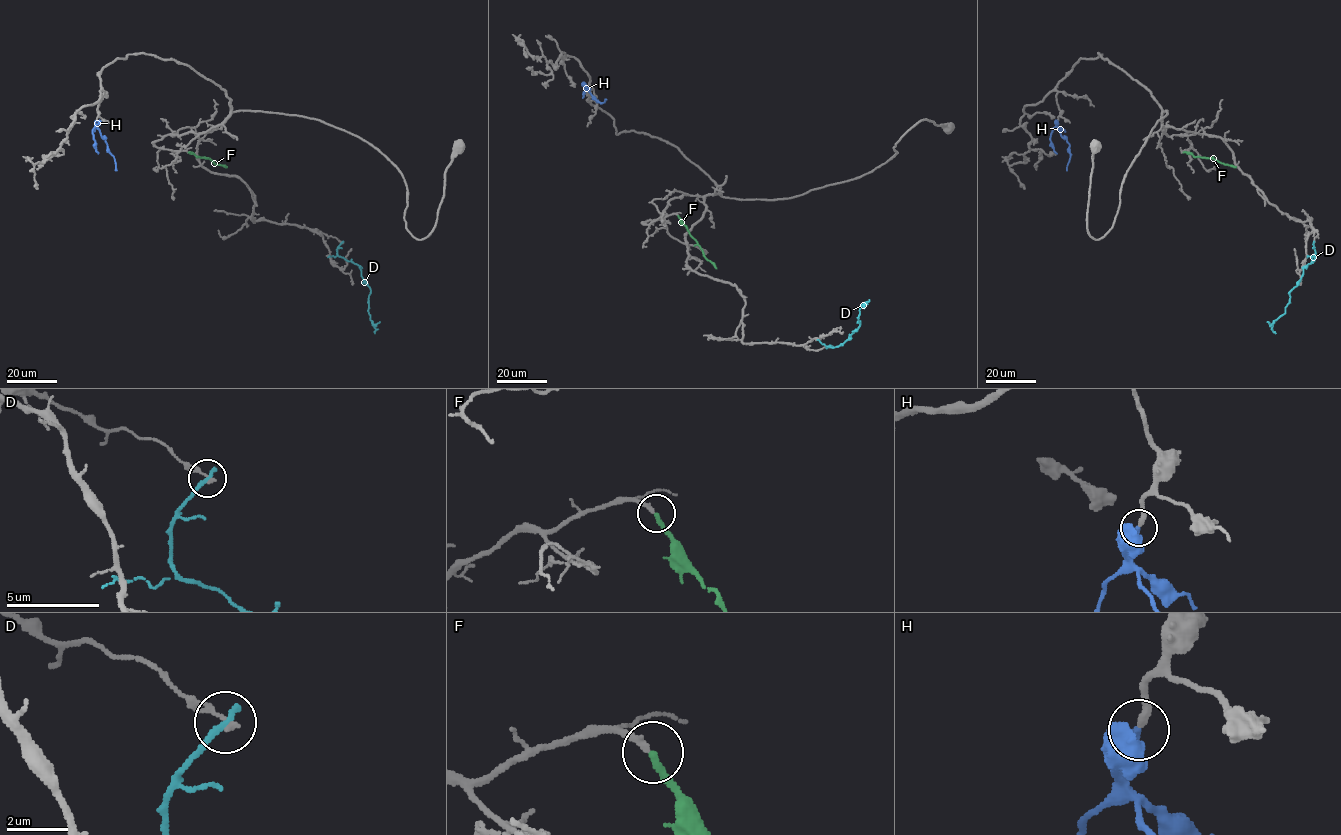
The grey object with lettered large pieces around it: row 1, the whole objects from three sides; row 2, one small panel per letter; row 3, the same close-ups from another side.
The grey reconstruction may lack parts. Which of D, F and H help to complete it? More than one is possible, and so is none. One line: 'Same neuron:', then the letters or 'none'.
Same neuron: F, H

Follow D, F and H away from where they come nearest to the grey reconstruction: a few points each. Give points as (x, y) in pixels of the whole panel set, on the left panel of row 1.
D: (342, 242), (337, 254), (356, 264), (371, 289), (368, 313), (375, 333)
F: (188, 152), (227, 166)
H: (96, 121), (95, 126), (114, 158), (115, 170)

